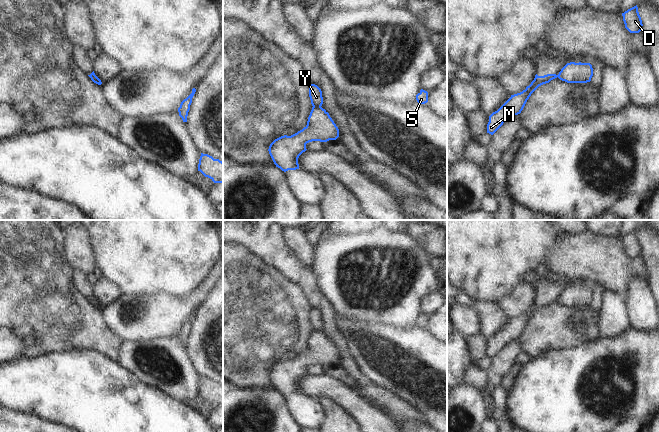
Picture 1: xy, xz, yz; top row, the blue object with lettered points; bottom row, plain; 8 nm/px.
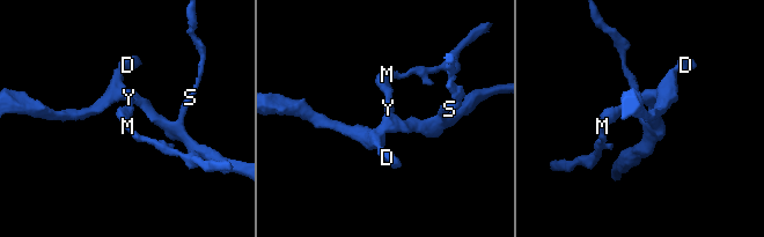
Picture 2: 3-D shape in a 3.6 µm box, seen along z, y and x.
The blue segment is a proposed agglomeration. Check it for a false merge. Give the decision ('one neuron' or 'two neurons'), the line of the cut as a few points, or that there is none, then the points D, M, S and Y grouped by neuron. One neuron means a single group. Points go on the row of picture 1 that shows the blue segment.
two neurons | xz (313, 105), (320, 106) | D S / M Y

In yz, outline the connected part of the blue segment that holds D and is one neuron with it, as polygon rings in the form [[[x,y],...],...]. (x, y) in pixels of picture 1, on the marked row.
[[[637,5],[622,13],[625,28],[630,33],[639,33],[642,29],[642,20]]]

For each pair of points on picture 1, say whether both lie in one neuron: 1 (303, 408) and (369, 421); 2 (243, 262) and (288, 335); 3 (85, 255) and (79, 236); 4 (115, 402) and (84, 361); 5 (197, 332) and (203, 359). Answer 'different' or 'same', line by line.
1: different
2: same
3: same
4: same
5: same

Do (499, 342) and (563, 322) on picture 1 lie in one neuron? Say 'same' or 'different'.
different

